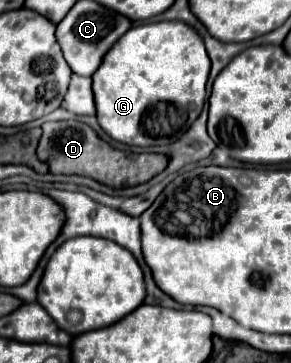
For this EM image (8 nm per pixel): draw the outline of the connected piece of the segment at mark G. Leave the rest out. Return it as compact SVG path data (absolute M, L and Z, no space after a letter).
M182 21L144 23L128 29L94 73L100 127L118 143L152 147L180 139L202 113L210 59L202 37Z

